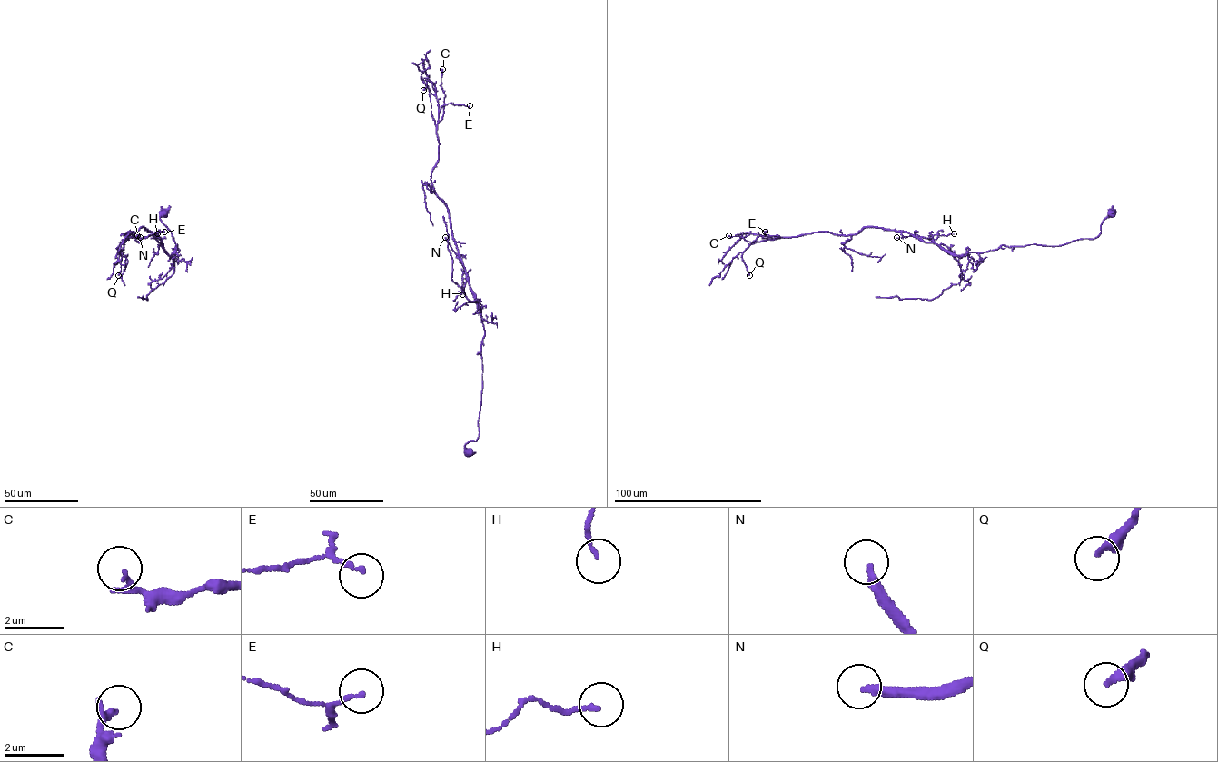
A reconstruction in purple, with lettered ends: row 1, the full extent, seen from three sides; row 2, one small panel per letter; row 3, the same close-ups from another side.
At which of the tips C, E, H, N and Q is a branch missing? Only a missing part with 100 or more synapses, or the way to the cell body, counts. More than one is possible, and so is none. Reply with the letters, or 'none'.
N

